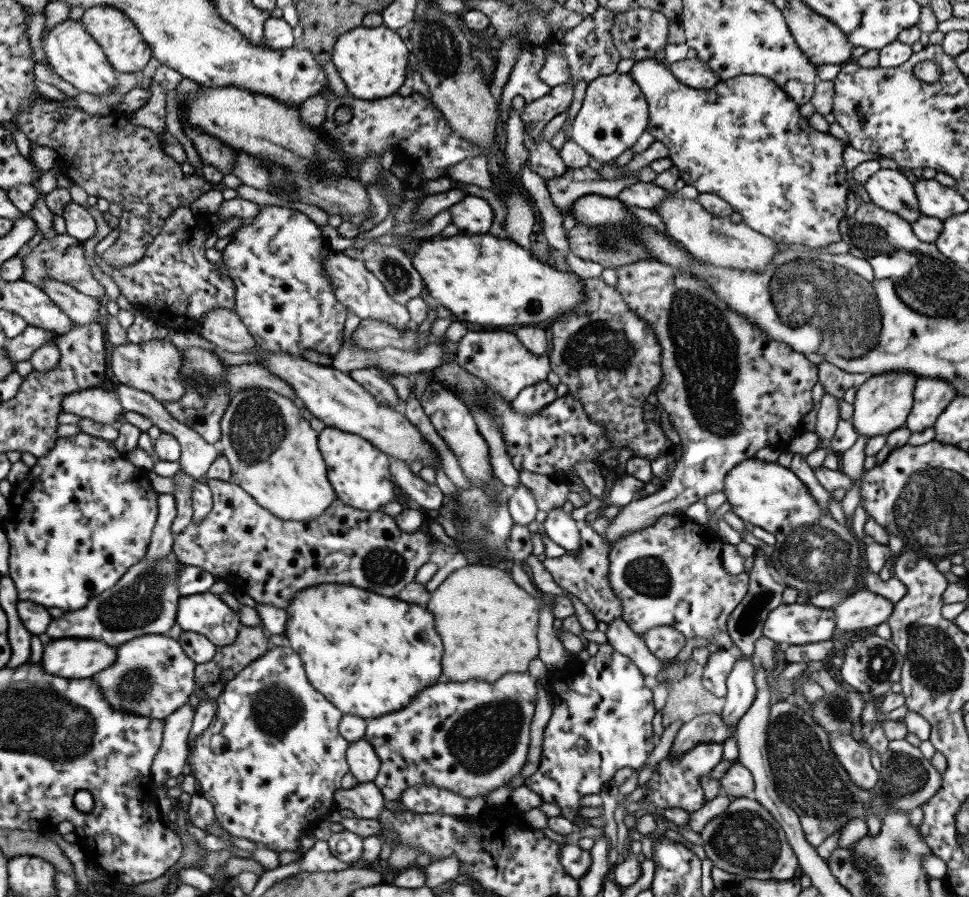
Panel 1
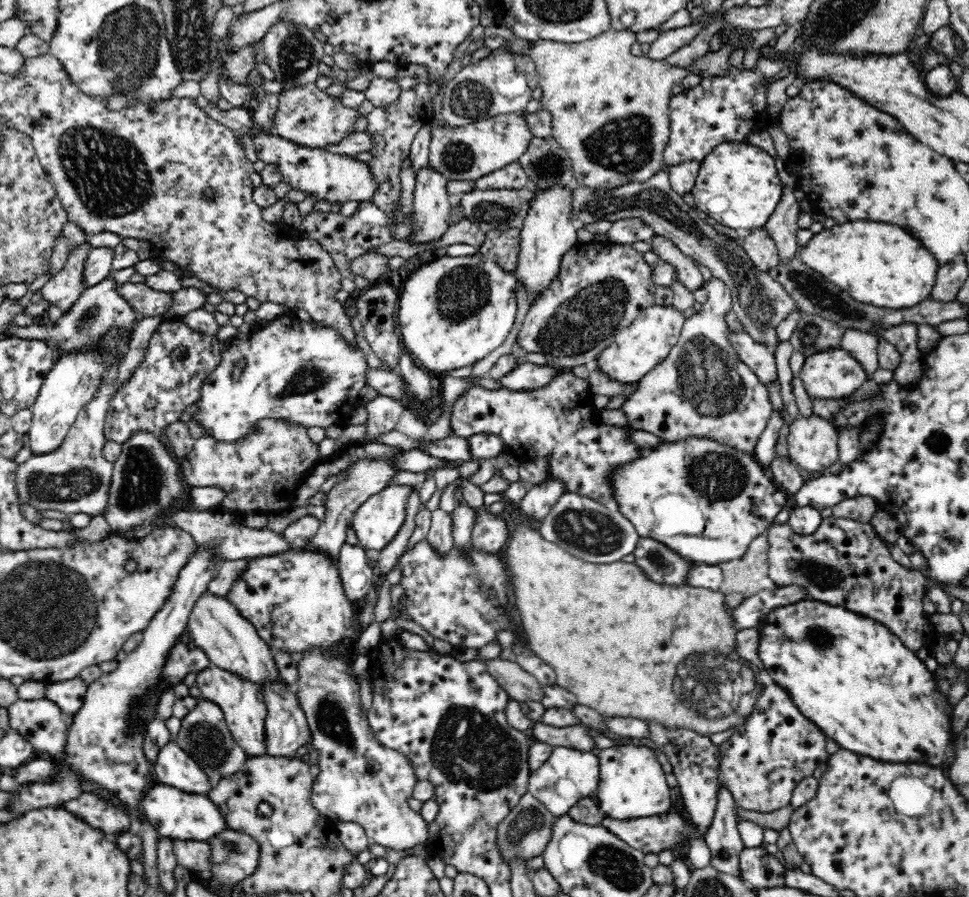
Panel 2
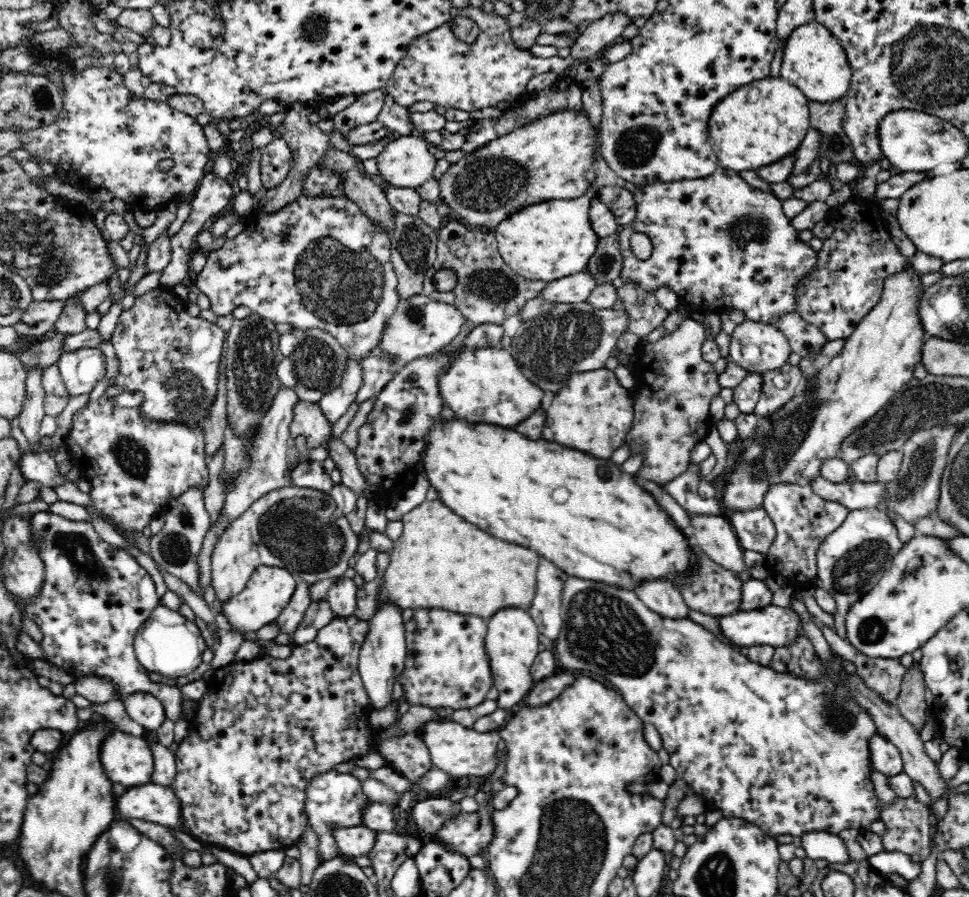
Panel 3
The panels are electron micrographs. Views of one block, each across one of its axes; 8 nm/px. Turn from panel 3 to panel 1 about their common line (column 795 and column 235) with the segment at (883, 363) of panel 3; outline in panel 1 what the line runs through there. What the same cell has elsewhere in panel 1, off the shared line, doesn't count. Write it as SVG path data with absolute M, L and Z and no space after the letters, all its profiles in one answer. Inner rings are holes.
M243 388L235 392L225 407L220 420L218 446L230 466L228 481L241 487L261 508L280 520L315 520L329 508L336 498L327 479L327 469L318 451L317 433L310 427L297 402L265 388Z

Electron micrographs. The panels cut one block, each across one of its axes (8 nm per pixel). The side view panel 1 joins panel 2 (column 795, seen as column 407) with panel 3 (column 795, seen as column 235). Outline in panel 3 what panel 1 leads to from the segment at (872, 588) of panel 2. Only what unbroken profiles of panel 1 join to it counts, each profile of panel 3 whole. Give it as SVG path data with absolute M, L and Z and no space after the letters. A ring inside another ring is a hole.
M776 484L776 486L770 486L768 494L764 496L763 508L772 519L776 531L772 546L764 554L767 558L766 564L769 572L778 579L783 579L787 585L795 588L815 583L818 572L817 551L826 541L826 536L840 528L840 525L846 520L850 509L840 504L840 502L826 500L824 497L816 494L810 485L798 486L797 484Z

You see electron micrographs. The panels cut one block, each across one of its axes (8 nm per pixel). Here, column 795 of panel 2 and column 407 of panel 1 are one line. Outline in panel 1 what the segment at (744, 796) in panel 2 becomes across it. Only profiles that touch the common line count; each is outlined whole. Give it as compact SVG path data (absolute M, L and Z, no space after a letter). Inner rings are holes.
M527 672L502 674L491 684L485 680L465 680L463 682L447 680L446 682L435 682L433 685L423 687L421 691L417 691L415 698L411 699L411 702L407 703L405 707L398 711L391 711L386 715L367 720L364 738L373 748L373 752L375 752L380 763L378 774L372 784L381 792L383 799L386 801L399 801L399 799L402 798L404 789L420 785L444 789L457 794L463 799L472 799L474 796L485 798L485 796L493 792L493 790L497 790L497 788L509 783L511 778L517 775L525 764L529 747L529 724L531 716L533 715L533 706L539 696L536 692L538 686L539 681L535 680L535 678L530 676Z

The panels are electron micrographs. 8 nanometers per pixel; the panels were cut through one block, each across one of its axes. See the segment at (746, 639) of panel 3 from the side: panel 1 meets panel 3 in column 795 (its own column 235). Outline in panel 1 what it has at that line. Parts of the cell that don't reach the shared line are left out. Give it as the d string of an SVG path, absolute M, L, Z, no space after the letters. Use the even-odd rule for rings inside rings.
M208 591L179 597L175 622L182 631L197 632L216 647L231 644L241 626L238 613Z

